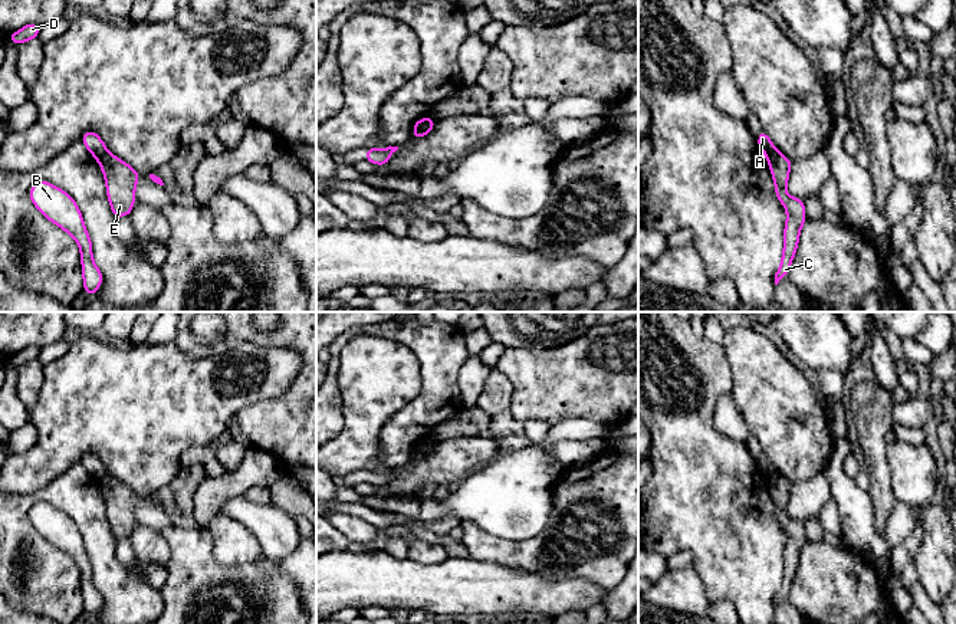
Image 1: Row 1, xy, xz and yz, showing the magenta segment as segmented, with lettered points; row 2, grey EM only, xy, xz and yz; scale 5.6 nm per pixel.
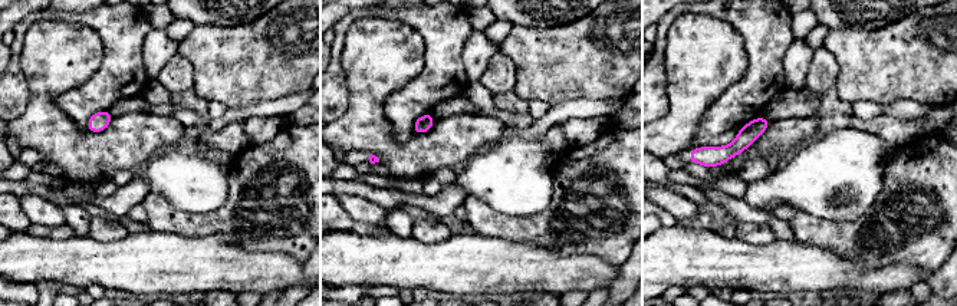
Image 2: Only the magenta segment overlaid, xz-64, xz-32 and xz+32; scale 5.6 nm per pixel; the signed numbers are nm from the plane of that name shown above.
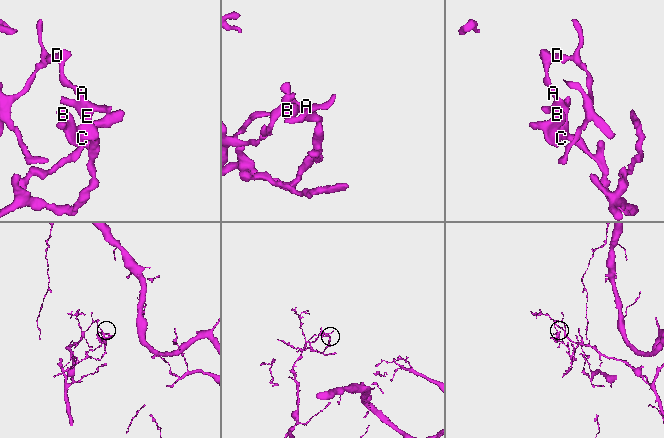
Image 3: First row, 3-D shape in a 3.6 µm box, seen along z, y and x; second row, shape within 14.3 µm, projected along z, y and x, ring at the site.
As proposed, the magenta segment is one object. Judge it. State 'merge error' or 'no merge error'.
merge error

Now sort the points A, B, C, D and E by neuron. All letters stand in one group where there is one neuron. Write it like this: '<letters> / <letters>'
A D / B C E

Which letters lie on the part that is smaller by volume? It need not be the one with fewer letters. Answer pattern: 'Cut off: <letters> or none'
Cut off: B, C, E

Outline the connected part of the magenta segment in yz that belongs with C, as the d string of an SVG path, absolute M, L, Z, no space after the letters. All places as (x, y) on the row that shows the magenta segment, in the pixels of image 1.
M782 152L766 155L771 174L775 183L775 194L779 203L786 208L786 224L783 229L783 252L778 272L775 273L775 285L788 275L798 243L799 233L805 223L805 203L801 198L789 197L786 194L786 184L792 161Z

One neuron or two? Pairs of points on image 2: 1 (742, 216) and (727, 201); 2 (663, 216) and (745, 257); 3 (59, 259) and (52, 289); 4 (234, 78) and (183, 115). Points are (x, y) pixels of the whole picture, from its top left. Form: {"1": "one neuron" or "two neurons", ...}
{"1": "one neuron", "2": "two neurons", "3": "two neurons", "4": "two neurons"}

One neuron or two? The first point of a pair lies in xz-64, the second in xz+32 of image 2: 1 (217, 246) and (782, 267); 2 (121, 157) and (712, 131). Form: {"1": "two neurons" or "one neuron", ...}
{"1": "one neuron", "2": "two neurons"}

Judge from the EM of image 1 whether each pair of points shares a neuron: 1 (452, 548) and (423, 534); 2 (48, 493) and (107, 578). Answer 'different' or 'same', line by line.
1: same
2: same

